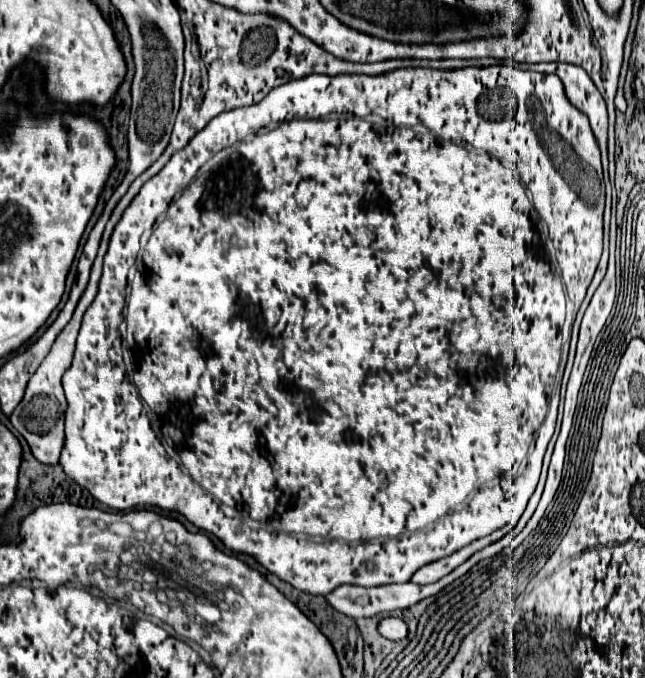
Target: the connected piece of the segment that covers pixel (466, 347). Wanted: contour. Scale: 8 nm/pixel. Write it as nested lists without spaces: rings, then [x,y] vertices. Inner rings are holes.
[[[489,66],[489,68],[461,68],[461,70],[433,70],[433,68],[401,68],[401,70],[391,70],[391,72],[387,72],[387,74],[379,74],[379,76],[363,76],[363,74],[339,74],[339,76],[325,76],[325,74],[311,74],[311,76],[307,76],[307,78],[303,78],[303,80],[297,80],[297,82],[289,82],[289,84],[287,84],[287,86],[279,86],[279,88],[275,88],[275,90],[271,90],[271,94],[267,94],[267,98],[263,98],[263,102],[259,102],[259,104],[255,104],[255,106],[247,106],[247,107],[241,107],[241,108],[236,108],[236,109],[233,109],[233,110],[231,110],[231,112],[225,112],[225,114],[219,114],[219,116],[217,116],[217,118],[213,118],[213,120],[211,120],[211,122],[209,122],[209,124],[207,124],[207,126],[205,126],[205,128],[203,128],[203,130],[201,130],[201,132],[199,132],[199,134],[197,134],[197,136],[195,136],[195,138],[193,138],[193,140],[191,140],[191,142],[189,142],[189,144],[187,144],[187,146],[185,146],[185,148],[183,148],[183,150],[181,150],[181,152],[175,152],[175,154],[173,154],[173,156],[171,156],[171,160],[169,160],[169,162],[167,162],[167,164],[165,164],[165,168],[163,168],[163,170],[161,170],[161,172],[159,172],[159,174],[157,174],[157,176],[153,176],[153,178],[151,178],[151,180],[149,180],[149,182],[147,182],[147,184],[145,184],[145,186],[143,186],[143,188],[141,188],[141,192],[139,192],[139,194],[137,194],[137,196],[135,196],[135,198],[133,198],[133,202],[131,202],[131,206],[129,206],[129,208],[127,208],[127,210],[125,210],[125,212],[123,212],[123,218],[121,218],[121,220],[119,220],[119,224],[117,224],[117,226],[115,226],[115,230],[113,230],[113,236],[111,236],[111,242],[109,242],[109,250],[107,250],[107,254],[105,254],[105,262],[103,262],[103,276],[101,276],[101,282],[99,282],[99,294],[97,294],[97,298],[95,298],[95,302],[93,302],[93,304],[91,304],[91,306],[89,306],[89,310],[87,310],[87,312],[85,312],[85,316],[83,316],[83,322],[81,322],[81,330],[79,330],[79,338],[77,338],[77,350],[75,350],[75,358],[73,358],[73,364],[71,364],[71,368],[69,368],[69,370],[67,370],[67,374],[65,374],[65,376],[63,376],[63,388],[65,388],[65,396],[67,396],[67,402],[69,402],[69,408],[67,408],[67,414],[65,414],[65,434],[67,434],[67,438],[65,438],[65,448],[63,448],[63,452],[61,452],[61,460],[59,460],[59,462],[61,462],[61,464],[63,464],[63,470],[65,470],[65,474],[67,474],[67,476],[69,476],[69,478],[73,478],[73,480],[75,480],[75,482],[77,482],[77,484],[79,484],[79,486],[81,486],[81,488],[85,488],[85,490],[89,490],[89,492],[91,492],[91,496],[93,496],[93,498],[95,498],[95,500],[99,500],[99,502],[103,502],[103,504],[107,504],[107,506],[111,506],[111,508],[115,508],[115,510],[127,510],[127,508],[133,508],[133,506],[157,506],[157,508],[161,508],[161,510],[165,510],[165,512],[179,512],[179,514],[181,514],[181,516],[185,516],[185,518],[187,518],[187,520],[189,520],[189,522],[191,522],[191,524],[193,524],[193,526],[197,526],[197,528],[201,528],[201,530],[205,530],[205,532],[211,532],[211,534],[215,534],[215,536],[217,536],[217,538],[219,538],[219,540],[221,540],[221,542],[223,542],[223,544],[225,544],[225,546],[227,546],[227,548],[229,548],[229,550],[233,550],[233,552],[243,552],[243,554],[249,554],[249,556],[253,556],[253,558],[255,558],[255,560],[257,560],[257,562],[259,562],[259,564],[261,564],[261,566],[265,566],[265,568],[267,568],[267,570],[269,570],[269,572],[271,572],[271,574],[275,574],[275,576],[279,576],[279,578],[281,578],[281,580],[285,580],[285,582],[289,582],[289,584],[291,584],[291,586],[293,586],[293,588],[297,588],[297,590],[301,590],[301,592],[307,592],[307,594],[323,594],[323,596],[325,596],[325,594],[329,594],[329,592],[331,592],[331,590],[335,590],[335,588],[337,588],[337,586],[341,586],[341,584],[357,584],[357,586],[381,586],[381,584],[393,584],[393,582],[407,582],[407,580],[411,580],[411,576],[413,576],[413,574],[415,574],[415,572],[417,572],[417,570],[419,570],[419,568],[421,568],[421,566],[425,566],[425,564],[429,564],[429,562],[435,562],[435,560],[439,560],[439,558],[445,558],[445,556],[449,556],[449,554],[453,554],[453,552],[457,552],[457,550],[461,550],[461,548],[463,548],[463,546],[467,546],[467,544],[471,544],[471,542],[473,542],[473,540],[477,540],[477,538],[481,538],[481,536],[487,536],[487,534],[491,534],[491,532],[493,532],[493,530],[497,530],[497,528],[501,528],[501,526],[505,526],[505,524],[517,524],[517,522],[519,522],[519,518],[521,518],[521,514],[523,514],[523,510],[525,510],[525,506],[527,506],[527,502],[529,502],[529,498],[531,498],[531,494],[533,494],[533,492],[535,492],[535,486],[537,486],[537,480],[539,480],[539,472],[541,472],[541,460],[543,460],[543,458],[544,458],[544,455],[545,455],[545,452],[546,452],[546,449],[547,449],[547,446],[548,446],[548,443],[549,443],[549,441],[550,441],[550,440],[551,440],[551,438],[552,438],[552,435],[553,435],[553,433],[554,433],[554,430],[555,430],[555,426],[556,426],[556,420],[557,420],[557,415],[558,415],[558,406],[559,406],[559,402],[560,402],[560,395],[559,395],[559,394],[560,394],[560,386],[561,386],[561,380],[562,380],[562,376],[563,376],[563,373],[564,373],[564,369],[565,369],[565,366],[566,366],[566,363],[567,363],[567,358],[568,358],[568,352],[569,352],[569,346],[570,346],[570,340],[571,340],[571,331],[572,331],[572,329],[571,329],[571,328],[572,328],[572,326],[573,326],[573,322],[575,322],[575,318],[576,318],[576,316],[577,316],[577,310],[579,310],[579,306],[581,306],[581,302],[583,302],[583,298],[585,298],[585,292],[587,292],[587,288],[589,288],[589,284],[591,284],[591,280],[593,280],[593,274],[595,274],[595,270],[597,270],[597,264],[599,264],[599,258],[601,258],[601,254],[602,254],[602,250],[603,250],[603,213],[604,213],[604,208],[605,208],[605,187],[604,187],[604,183],[603,183],[603,172],[602,172],[602,164],[601,164],[601,152],[599,152],[599,144],[597,144],[597,142],[595,142],[595,138],[593,138],[593,130],[591,130],[591,126],[589,126],[589,120],[587,120],[587,116],[585,116],[585,114],[583,114],[583,112],[581,112],[581,110],[577,110],[577,108],[575,108],[575,106],[573,106],[573,104],[571,104],[571,102],[569,102],[569,98],[567,98],[567,96],[565,96],[565,88],[563,88],[563,82],[561,82],[561,80],[559,80],[559,78],[557,78],[557,76],[555,76],[555,74],[539,74],[539,72],[523,72],[523,70],[519,70],[519,68],[513,68],[513,66]],[[513,100],[515,100],[515,104],[517,104],[517,111],[516,111],[516,113],[515,113],[515,116],[514,116],[514,118],[513,118],[513,122],[505,122],[505,110],[507,110],[507,104],[513,104]],[[537,102],[539,102],[539,104],[541,104],[541,106],[544,106],[544,112],[545,112],[545,120],[546,120],[546,124],[547,124],[547,126],[543,126],[543,124],[545,124],[545,122],[543,122],[543,114],[530,114],[530,113],[529,113],[529,109],[528,109],[528,106],[527,106],[527,104],[537,104]],[[557,134],[558,134],[558,135],[559,135],[559,136],[561,136],[561,138],[562,138],[562,139],[563,139],[563,140],[564,140],[564,141],[565,141],[565,142],[567,142],[567,143],[569,143],[569,146],[567,146],[567,144],[565,144],[565,146],[563,146],[563,148],[561,148],[561,138],[559,138],[559,136],[557,136]],[[148,238],[149,238],[149,242],[147,242],[147,244],[145,244],[145,252],[143,252],[143,272],[141,272],[141,282],[133,282],[133,286],[131,286],[131,288],[137,288],[137,294],[131,294],[131,304],[129,304],[129,316],[143,316],[143,330],[141,330],[141,324],[133,324],[133,318],[131,318],[131,322],[129,322],[129,348],[135,348],[135,350],[129,350],[129,352],[131,352],[131,354],[135,354],[135,356],[131,356],[131,358],[133,358],[133,360],[135,360],[135,364],[133,364],[133,374],[135,374],[135,380],[133,380],[133,382],[135,382],[135,386],[137,386],[137,390],[139,390],[139,392],[137,392],[137,390],[135,390],[135,394],[129,394],[129,392],[131,392],[131,390],[129,390],[129,388],[133,388],[133,384],[131,384],[131,382],[129,382],[129,380],[128,380],[128,378],[127,378],[127,372],[125,372],[125,364],[123,364],[123,354],[121,354],[121,334],[119,334],[119,324],[121,324],[121,323],[122,323],[122,322],[123,322],[123,321],[124,321],[124,313],[123,313],[123,312],[124,312],[124,310],[125,310],[125,304],[126,304],[126,298],[125,298],[125,291],[126,291],[126,287],[127,287],[127,284],[128,284],[128,282],[127,282],[127,279],[128,279],[128,273],[129,273],[129,268],[131,268],[131,267],[132,267],[132,266],[133,266],[133,265],[134,265],[134,263],[135,263],[135,258],[137,258],[137,254],[139,254],[139,253],[140,253],[140,251],[141,251],[141,249],[142,249],[142,247],[143,247],[143,245],[142,245],[142,240],[148,240]],[[145,404],[147,404],[147,406],[149,406],[149,410],[151,410],[151,414],[153,414],[153,416],[155,416],[155,418],[157,418],[157,420],[159,420],[159,422],[161,422],[161,426],[163,426],[163,430],[161,430],[161,432],[163,432],[163,438],[165,438],[165,442],[163,442],[163,440],[159,440],[159,438],[157,438],[157,434],[155,434],[155,432],[153,432],[153,428],[151,428],[151,422],[149,422],[149,418],[147,418],[147,406],[145,406]],[[119,442],[123,442],[123,444],[125,444],[125,446],[123,446],[123,448],[121,448],[121,446],[119,446]],[[221,504],[223,504],[223,506],[229,506],[229,508],[233,508],[233,510],[237,510],[237,516],[227,516],[227,514],[225,514],[225,512],[223,512],[223,508],[221,508]]]

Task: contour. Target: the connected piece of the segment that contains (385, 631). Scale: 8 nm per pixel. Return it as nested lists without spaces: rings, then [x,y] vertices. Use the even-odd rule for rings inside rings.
[[[391,616],[391,618],[383,618],[383,620],[381,620],[379,632],[381,632],[385,638],[389,638],[389,640],[399,642],[399,640],[403,640],[403,638],[407,636],[409,628],[407,628],[407,624],[405,624],[401,618],[393,618],[393,616]]]

